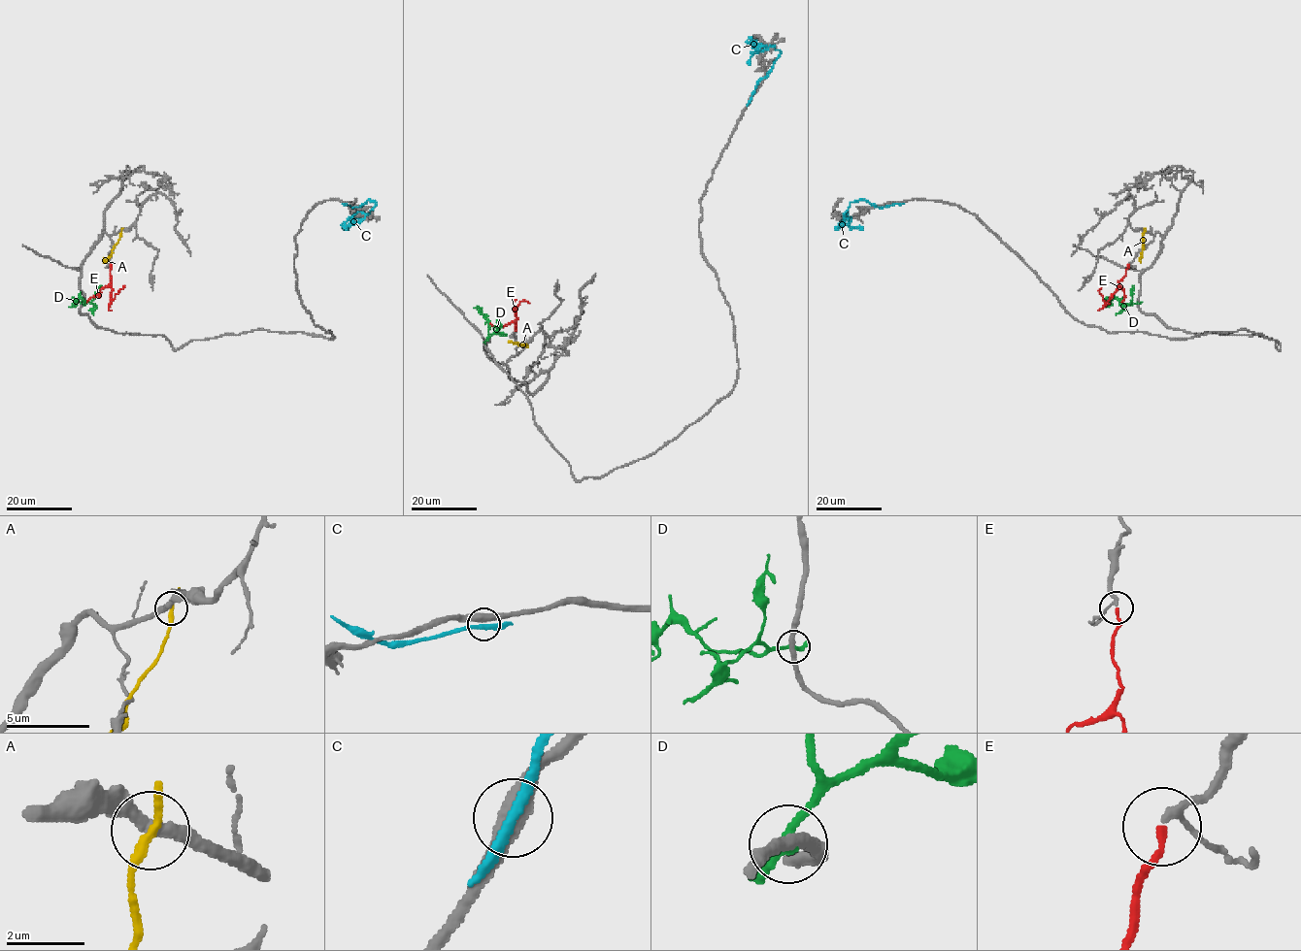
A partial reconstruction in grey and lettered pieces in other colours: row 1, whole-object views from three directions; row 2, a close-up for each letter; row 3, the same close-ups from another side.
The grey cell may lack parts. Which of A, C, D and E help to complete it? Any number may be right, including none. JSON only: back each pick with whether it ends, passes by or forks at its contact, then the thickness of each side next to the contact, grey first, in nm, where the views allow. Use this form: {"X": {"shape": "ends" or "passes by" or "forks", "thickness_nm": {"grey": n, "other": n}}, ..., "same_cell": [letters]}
{"E": {"shape": "ends", "thickness_nm": {"grey": 150, "other": 180}}, "same_cell": ["E"]}

